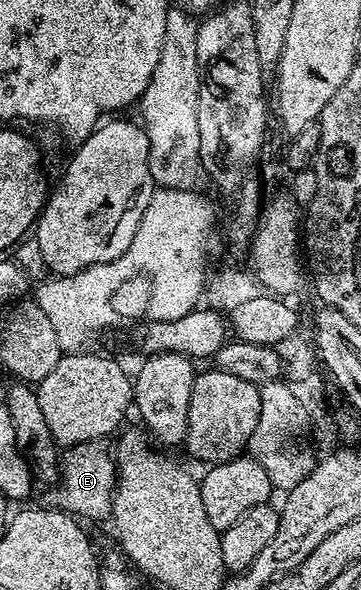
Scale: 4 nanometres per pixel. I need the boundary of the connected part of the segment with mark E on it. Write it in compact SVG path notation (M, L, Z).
M102 441L81 443L65 448L60 459L60 482L53 488L49 502L57 510L67 512L79 520L111 518L116 486L116 459Z

